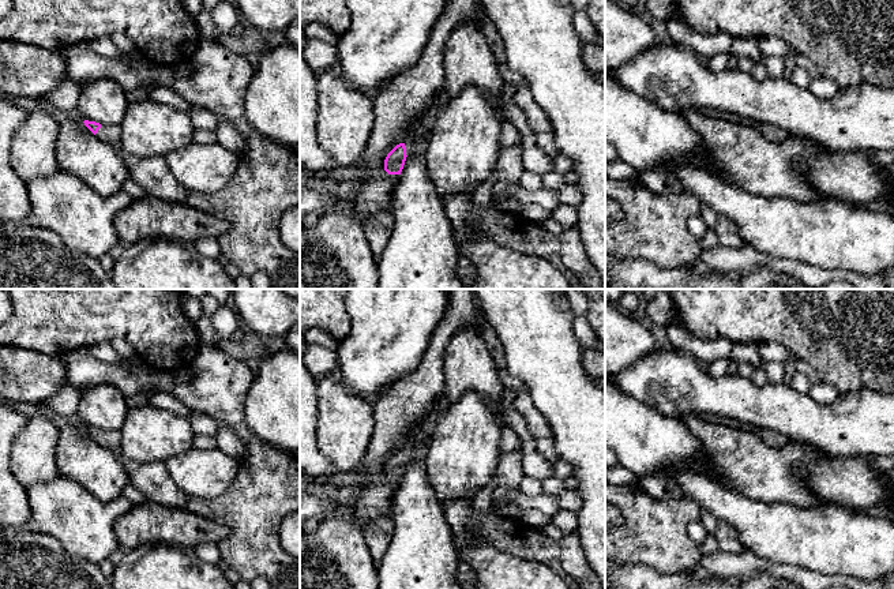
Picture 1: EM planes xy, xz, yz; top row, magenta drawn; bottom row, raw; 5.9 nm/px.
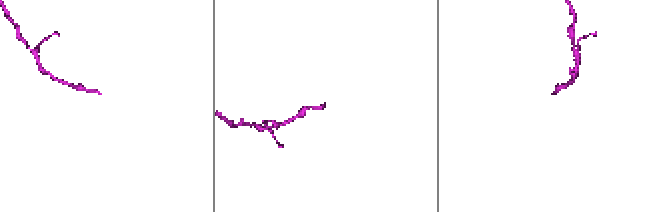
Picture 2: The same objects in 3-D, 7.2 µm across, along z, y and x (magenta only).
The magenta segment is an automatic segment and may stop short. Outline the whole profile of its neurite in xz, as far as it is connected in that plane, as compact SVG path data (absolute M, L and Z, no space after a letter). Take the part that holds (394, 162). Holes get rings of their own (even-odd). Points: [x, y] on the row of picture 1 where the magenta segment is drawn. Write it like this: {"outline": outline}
{"outline": "M429 134L420 138L412 138L405 143L397 145L384 160L384 170L388 175L401 175L405 161L410 155L425 154L429 142Z"}

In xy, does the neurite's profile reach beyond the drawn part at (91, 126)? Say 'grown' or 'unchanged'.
grown

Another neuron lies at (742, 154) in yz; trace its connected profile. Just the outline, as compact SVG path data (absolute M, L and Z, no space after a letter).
M688 109L683 115L702 138L710 168L729 183L752 194L805 203L830 198L816 191L793 168L797 158L830 150L795 135L771 142L765 138L760 125L710 117L696 109Z

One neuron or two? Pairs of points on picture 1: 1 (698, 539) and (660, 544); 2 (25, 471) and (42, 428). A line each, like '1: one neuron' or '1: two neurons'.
1: two neurons
2: one neuron

